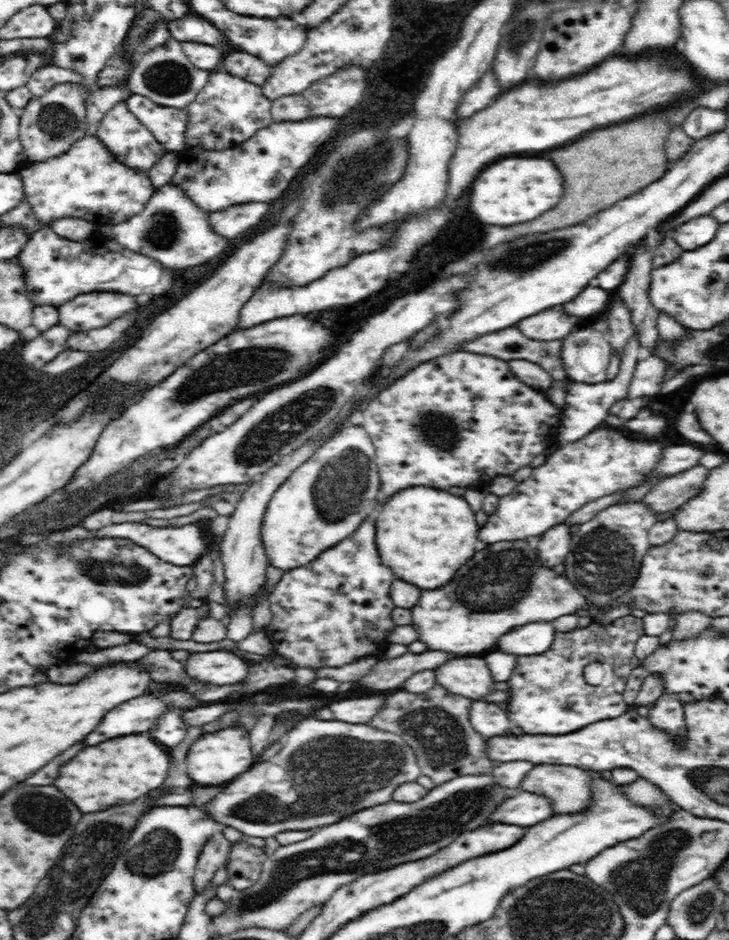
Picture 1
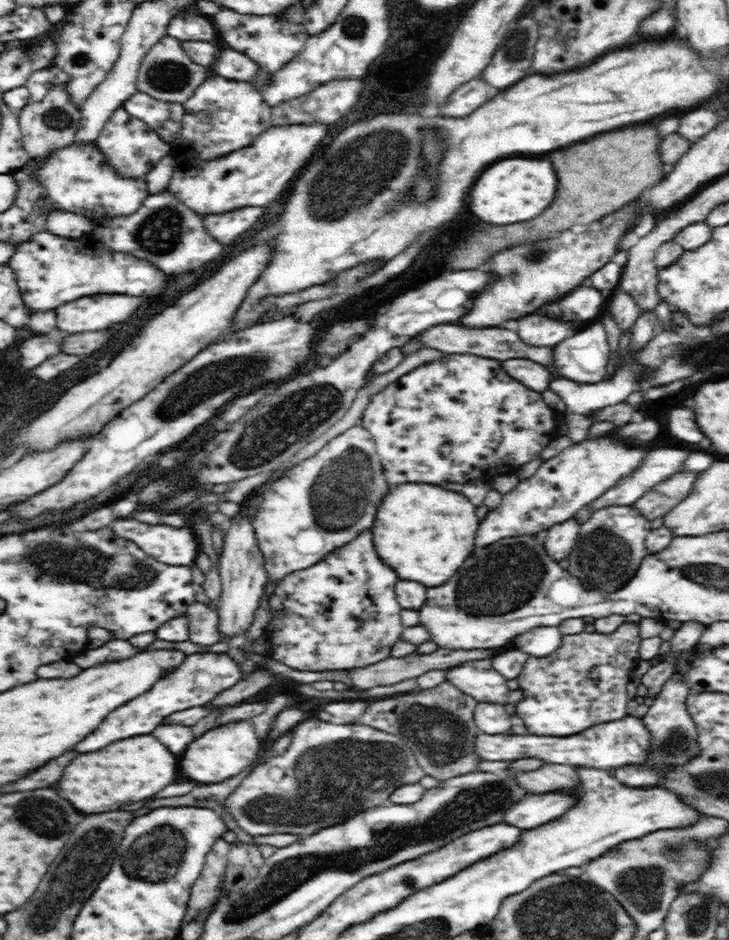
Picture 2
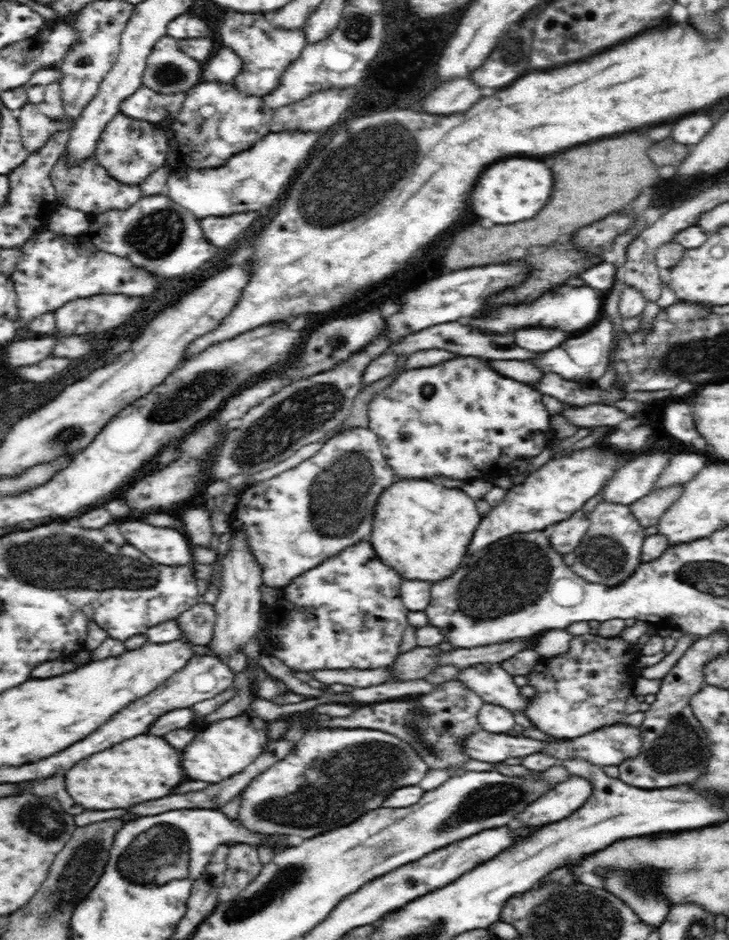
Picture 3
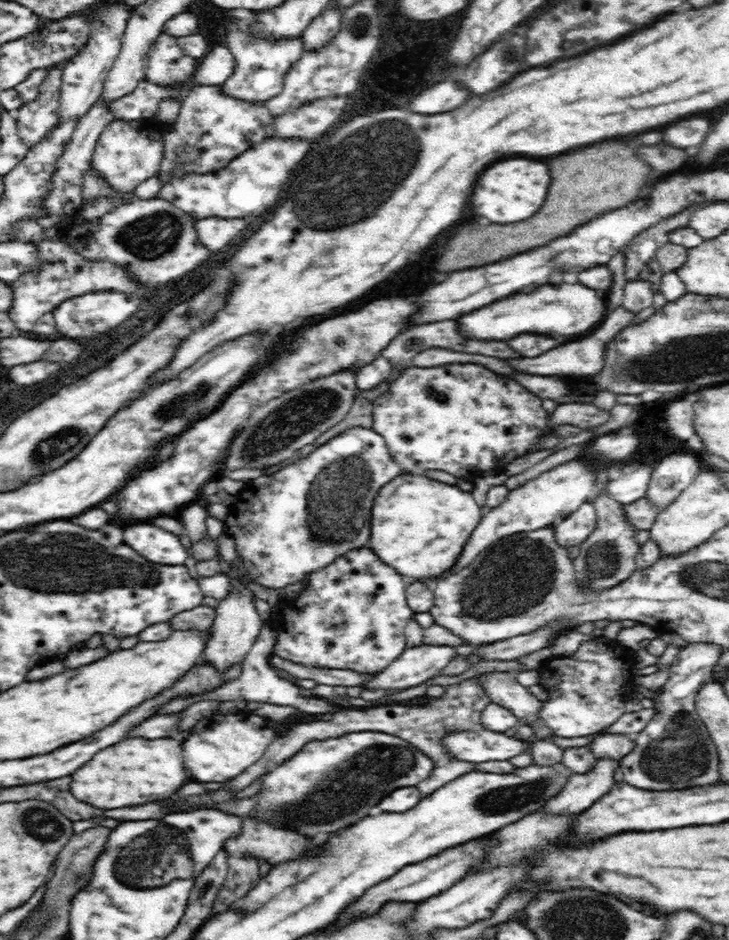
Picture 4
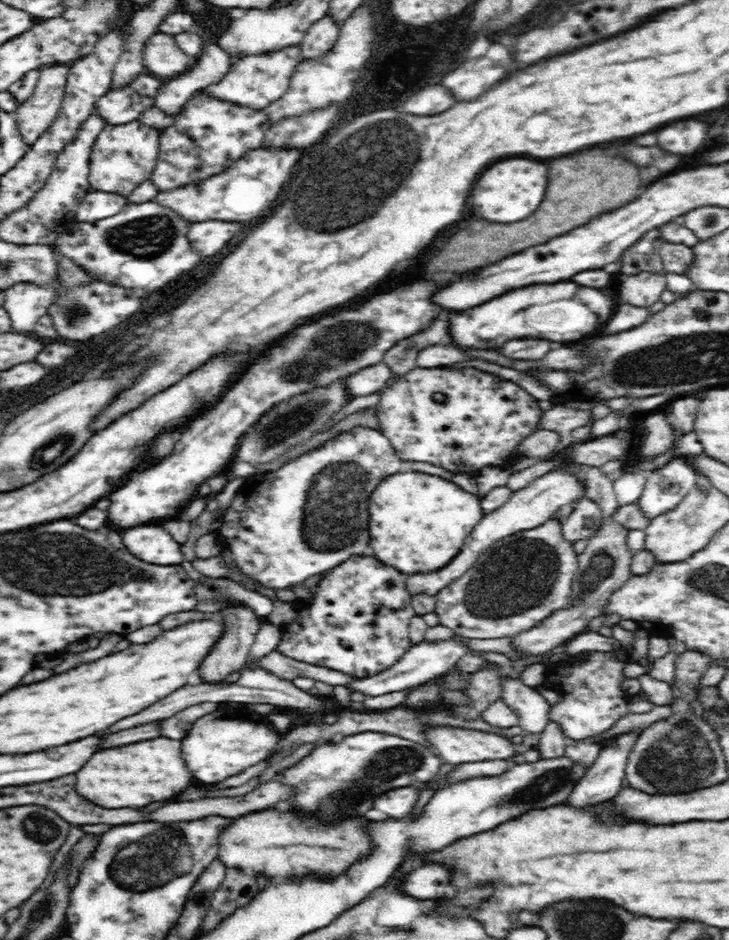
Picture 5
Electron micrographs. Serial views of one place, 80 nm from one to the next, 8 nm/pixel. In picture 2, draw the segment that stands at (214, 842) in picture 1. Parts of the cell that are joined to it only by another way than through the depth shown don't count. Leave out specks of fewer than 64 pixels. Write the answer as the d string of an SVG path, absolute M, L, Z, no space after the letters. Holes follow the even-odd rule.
M222 837L216 840L209 854L206 855L201 875L191 888L183 923L191 922L204 908L208 908L210 912L217 903L217 898L221 895L219 889L223 886L229 850L230 843Z

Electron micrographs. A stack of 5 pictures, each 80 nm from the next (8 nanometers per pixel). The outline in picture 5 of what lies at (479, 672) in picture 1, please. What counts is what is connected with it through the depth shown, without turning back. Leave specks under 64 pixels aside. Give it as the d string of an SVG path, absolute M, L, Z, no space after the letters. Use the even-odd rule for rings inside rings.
M503 676L501 684L500 701L520 718L520 726L526 732L542 732L548 724L550 704L533 687L526 686L520 679Z

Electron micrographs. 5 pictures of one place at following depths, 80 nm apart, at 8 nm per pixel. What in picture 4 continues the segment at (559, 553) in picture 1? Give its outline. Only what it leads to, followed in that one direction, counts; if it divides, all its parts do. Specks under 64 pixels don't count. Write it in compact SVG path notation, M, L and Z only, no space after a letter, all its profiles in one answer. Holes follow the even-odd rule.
M593 503L581 504L556 526L557 543L566 548L580 545L596 527L595 514Z

